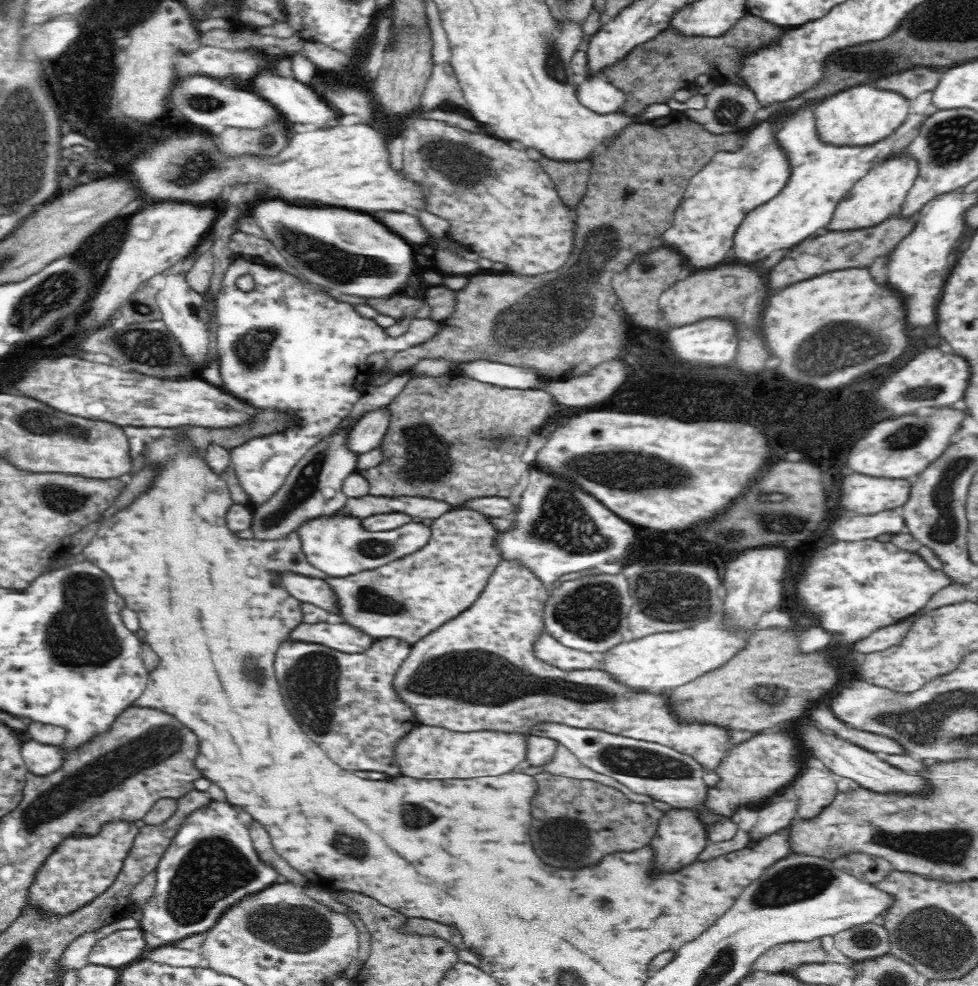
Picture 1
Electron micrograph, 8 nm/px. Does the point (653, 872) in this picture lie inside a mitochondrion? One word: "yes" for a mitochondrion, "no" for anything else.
no

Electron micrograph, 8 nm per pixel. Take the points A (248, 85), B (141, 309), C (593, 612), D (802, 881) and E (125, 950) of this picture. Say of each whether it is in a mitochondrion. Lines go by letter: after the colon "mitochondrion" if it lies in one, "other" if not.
A: other
B: mitochondrion
C: mitochondrion
D: mitochondrion
E: other

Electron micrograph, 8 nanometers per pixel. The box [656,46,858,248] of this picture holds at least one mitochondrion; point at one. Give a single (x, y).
(727, 112)

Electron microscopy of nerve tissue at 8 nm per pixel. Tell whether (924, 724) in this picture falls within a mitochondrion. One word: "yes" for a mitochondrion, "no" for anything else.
yes

